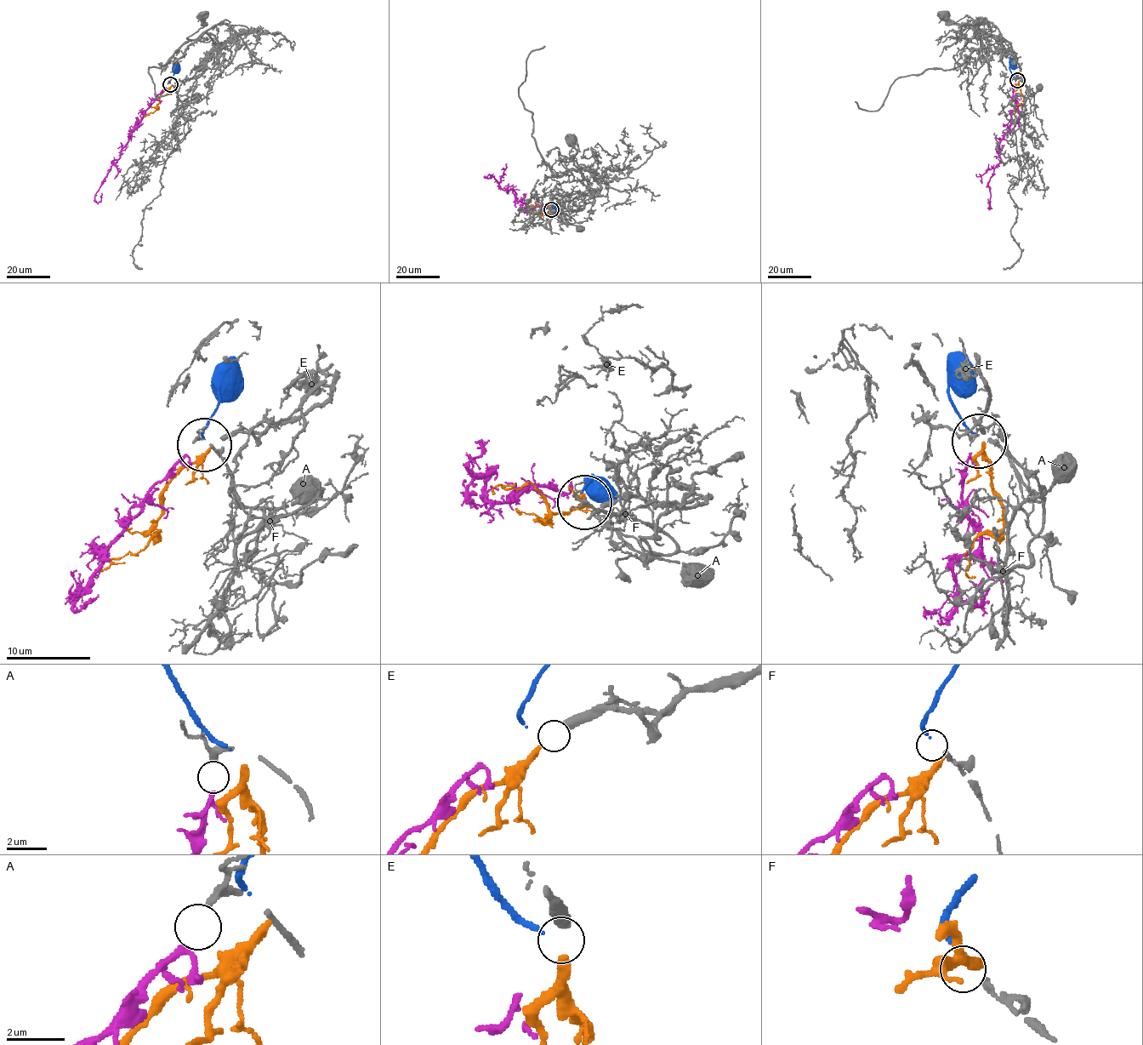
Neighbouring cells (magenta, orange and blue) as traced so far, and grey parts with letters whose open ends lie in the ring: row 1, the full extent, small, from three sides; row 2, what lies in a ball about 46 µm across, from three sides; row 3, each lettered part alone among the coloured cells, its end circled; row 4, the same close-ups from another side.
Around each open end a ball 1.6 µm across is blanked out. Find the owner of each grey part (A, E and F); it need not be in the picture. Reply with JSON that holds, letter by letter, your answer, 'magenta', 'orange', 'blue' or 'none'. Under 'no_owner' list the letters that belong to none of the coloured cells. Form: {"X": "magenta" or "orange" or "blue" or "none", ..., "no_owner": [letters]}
{"A": "magenta", "E": "orange", "F": "blue", "no_owner": []}

